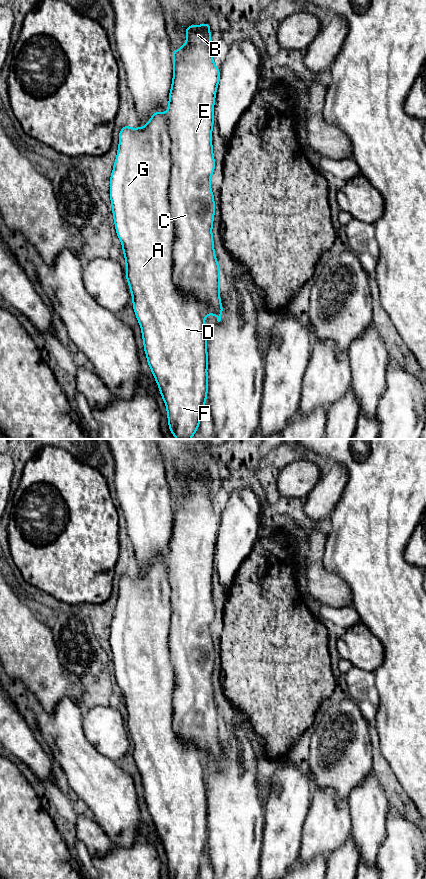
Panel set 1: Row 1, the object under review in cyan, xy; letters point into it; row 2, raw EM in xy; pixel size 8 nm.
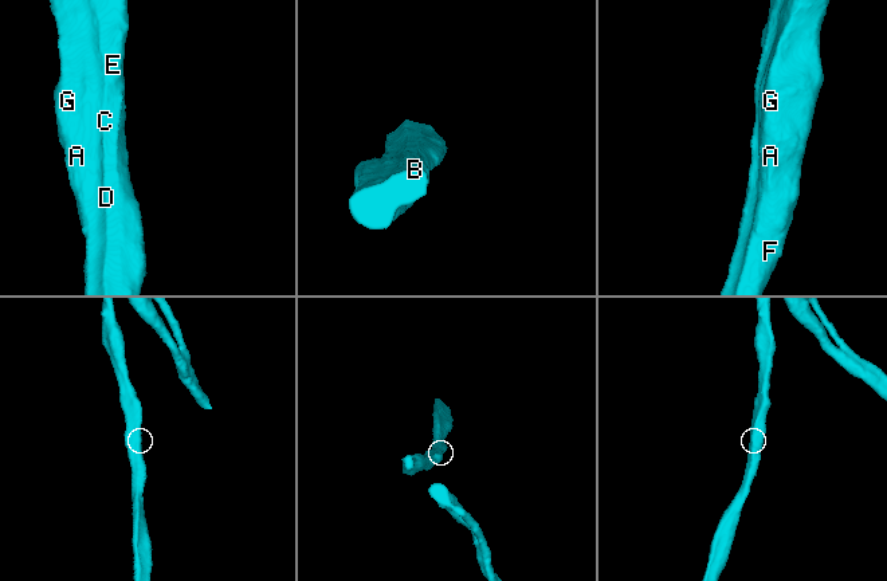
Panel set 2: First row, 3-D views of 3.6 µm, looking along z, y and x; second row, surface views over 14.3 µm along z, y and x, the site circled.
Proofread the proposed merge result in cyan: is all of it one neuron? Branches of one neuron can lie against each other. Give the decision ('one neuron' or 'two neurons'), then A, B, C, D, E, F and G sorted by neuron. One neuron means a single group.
two neurons; A D F G / B C E

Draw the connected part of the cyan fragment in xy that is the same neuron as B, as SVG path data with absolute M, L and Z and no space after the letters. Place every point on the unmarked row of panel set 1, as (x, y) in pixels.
M210 470L202 474L192 472L186 479L186 491L179 498L172 498L173 529L169 542L167 560L168 581L171 587L170 601L172 606L171 629L169 632L169 650L176 685L173 691L173 728L184 745L192 745L200 753L204 765L213 761L221 769L223 755L219 743L220 717L214 701L212 673L215 661L214 644L211 638L210 625L215 618L212 596L212 575L214 571L214 550L220 527L220 517L215 512L211 501Z

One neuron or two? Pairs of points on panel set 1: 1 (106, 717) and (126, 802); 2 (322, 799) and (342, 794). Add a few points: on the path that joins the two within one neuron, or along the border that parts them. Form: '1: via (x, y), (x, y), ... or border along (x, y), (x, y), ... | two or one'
1: border along (97, 750), (117, 764) | two
2: border along (313, 787), (330, 788), (339, 802), (347, 799) | two

